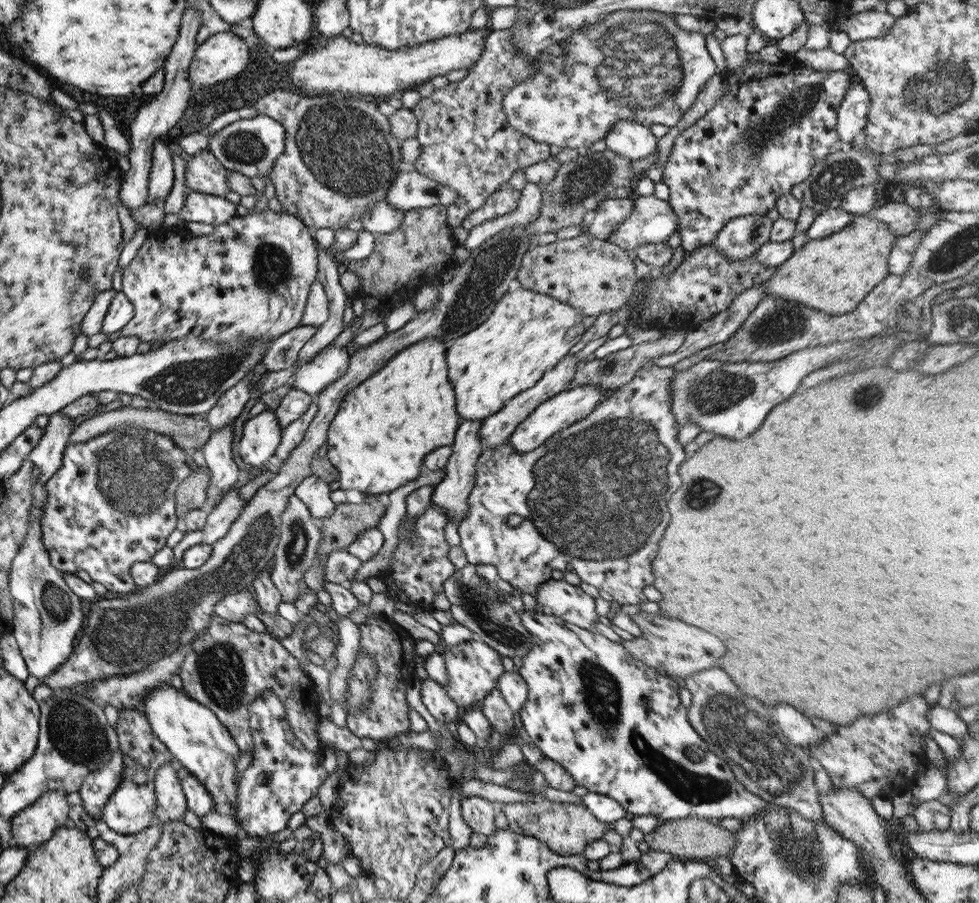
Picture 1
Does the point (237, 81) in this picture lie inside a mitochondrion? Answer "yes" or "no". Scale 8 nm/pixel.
no

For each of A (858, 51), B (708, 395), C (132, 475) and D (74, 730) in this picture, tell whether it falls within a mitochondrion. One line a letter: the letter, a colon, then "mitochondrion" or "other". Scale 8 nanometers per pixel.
A: other
B: mitochondrion
C: mitochondrion
D: mitochondrion

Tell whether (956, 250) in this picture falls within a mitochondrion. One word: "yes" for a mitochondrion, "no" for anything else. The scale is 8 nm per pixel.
yes

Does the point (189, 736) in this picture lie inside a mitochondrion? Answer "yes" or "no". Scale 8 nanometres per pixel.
no

